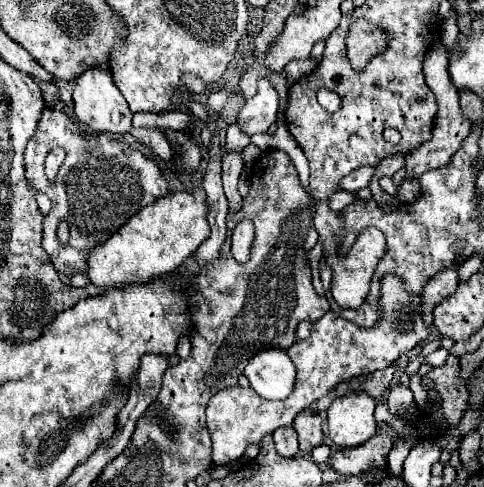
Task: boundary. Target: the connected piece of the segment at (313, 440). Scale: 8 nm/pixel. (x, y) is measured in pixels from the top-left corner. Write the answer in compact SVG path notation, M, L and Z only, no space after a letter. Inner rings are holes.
M300 412L294 420L294 430L298 432L298 440L300 440L300 450L304 454L310 454L310 450L314 446L320 446L322 440L324 440L324 434L322 434L322 418L316 416L314 412Z

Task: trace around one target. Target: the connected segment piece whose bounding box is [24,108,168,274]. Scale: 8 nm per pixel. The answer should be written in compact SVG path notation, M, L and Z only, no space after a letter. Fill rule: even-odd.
M52 108L42 112L36 134L26 146L24 162L28 182L52 200L52 210L44 216L42 244L56 270L66 274L86 272L88 248L102 244L124 222L128 222L130 216L168 192L168 180L152 158L124 140L116 140L108 134L86 132L68 114ZM52 146L62 146L66 150L66 164L58 170L56 180L48 182L44 174L44 158ZM60 220L70 222L68 246L60 246L56 240L56 226Z

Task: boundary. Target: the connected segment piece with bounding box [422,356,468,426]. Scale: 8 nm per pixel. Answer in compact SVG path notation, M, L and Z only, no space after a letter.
M448 356L446 364L442 368L432 368L422 376L422 388L428 390L428 384L432 382L436 392L440 394L440 404L444 408L446 420L450 426L456 426L462 418L462 412L468 402L468 390L462 382L458 382L458 358Z

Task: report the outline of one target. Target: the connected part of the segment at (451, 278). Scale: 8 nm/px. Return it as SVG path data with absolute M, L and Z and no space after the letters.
M456 262L456 266L452 266L452 268L446 268L444 272L438 272L424 286L424 308L422 308L424 324L432 324L432 308L440 300L444 300L452 292L456 292L456 288L458 288L458 266L460 266L460 262Z

